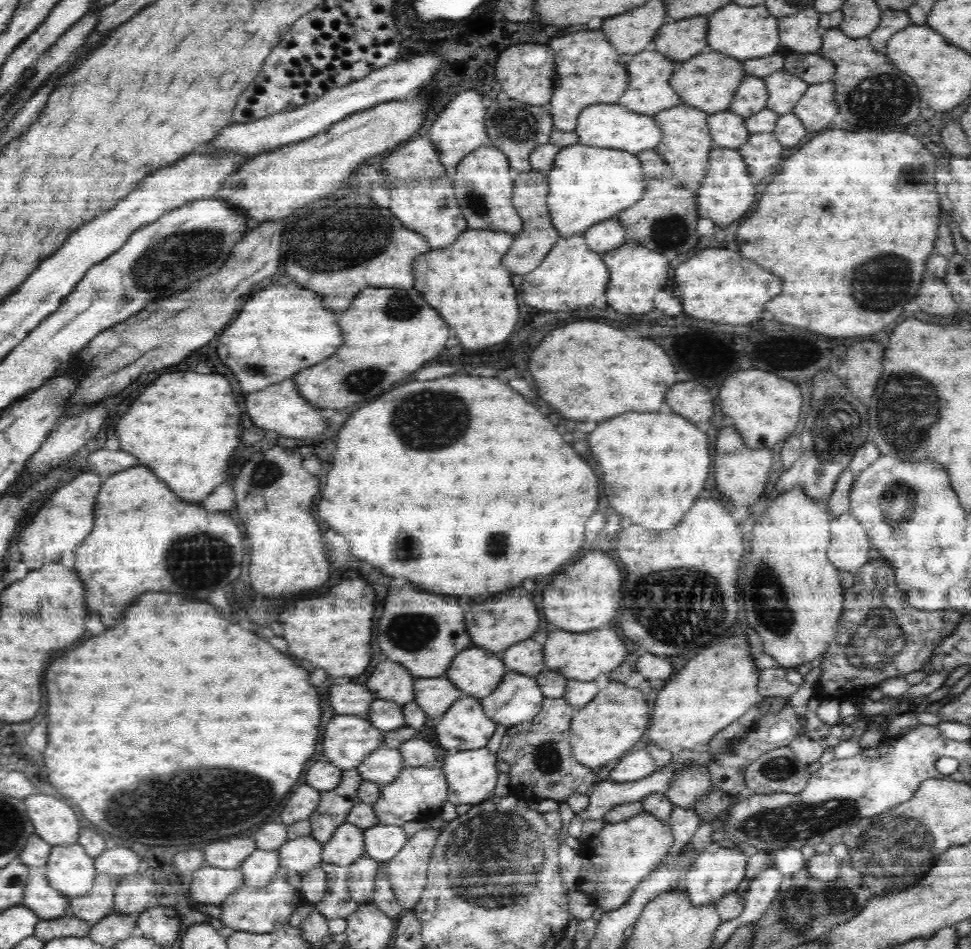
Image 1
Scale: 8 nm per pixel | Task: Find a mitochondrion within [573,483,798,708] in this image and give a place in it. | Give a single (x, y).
(695, 599)

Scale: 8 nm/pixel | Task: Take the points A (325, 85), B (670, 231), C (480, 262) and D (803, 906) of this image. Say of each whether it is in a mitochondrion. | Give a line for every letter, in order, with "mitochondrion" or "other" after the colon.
A: other
B: mitochondrion
C: other
D: mitochondrion

